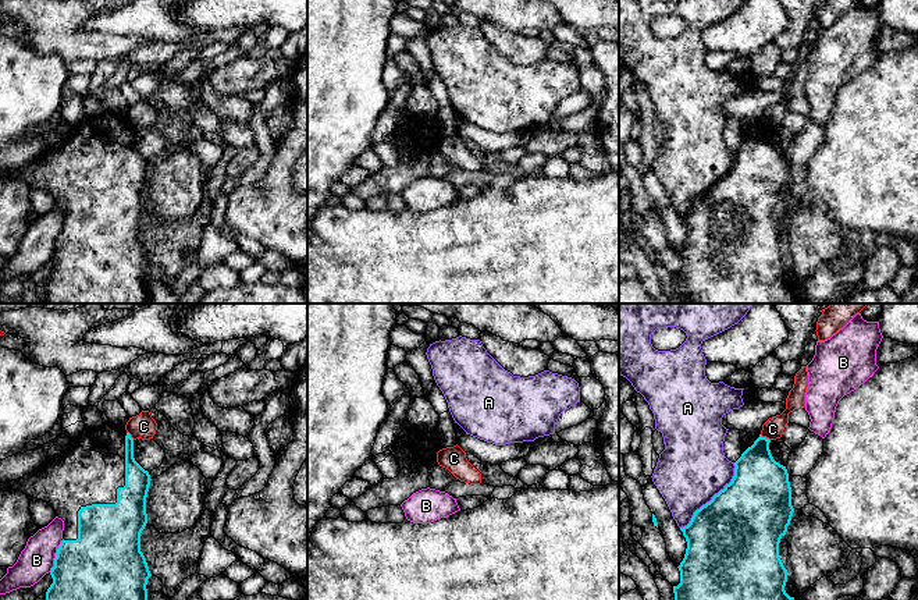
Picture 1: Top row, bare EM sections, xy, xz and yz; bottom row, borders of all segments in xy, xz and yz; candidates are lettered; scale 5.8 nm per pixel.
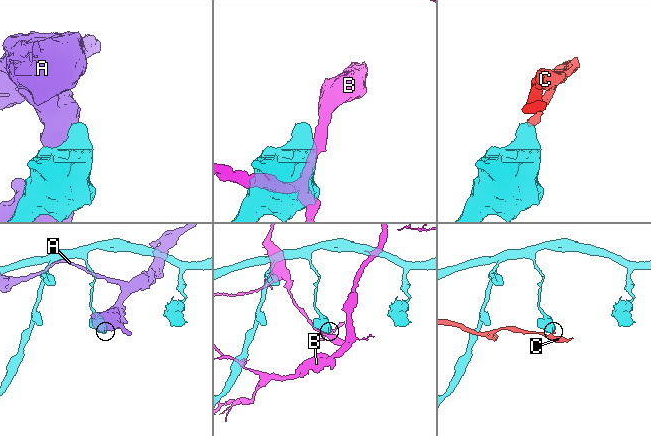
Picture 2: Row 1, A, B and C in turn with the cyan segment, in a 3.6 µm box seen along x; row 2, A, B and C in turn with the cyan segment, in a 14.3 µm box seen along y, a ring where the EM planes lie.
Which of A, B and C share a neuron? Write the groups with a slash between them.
A / B / C

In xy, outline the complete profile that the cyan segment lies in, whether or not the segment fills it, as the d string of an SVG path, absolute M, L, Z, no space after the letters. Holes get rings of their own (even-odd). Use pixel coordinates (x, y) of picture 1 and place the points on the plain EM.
M103 111L71 128L58 146L45 149L36 159L17 168L0 171L0 180L11 175L29 188L46 189L56 205L64 209L64 228L57 237L50 259L53 271L46 280L46 303L149 303L146 273L152 262L140 239L140 221L147 212L146 185L150 168L149 160L134 146L134 127L125 116Z

